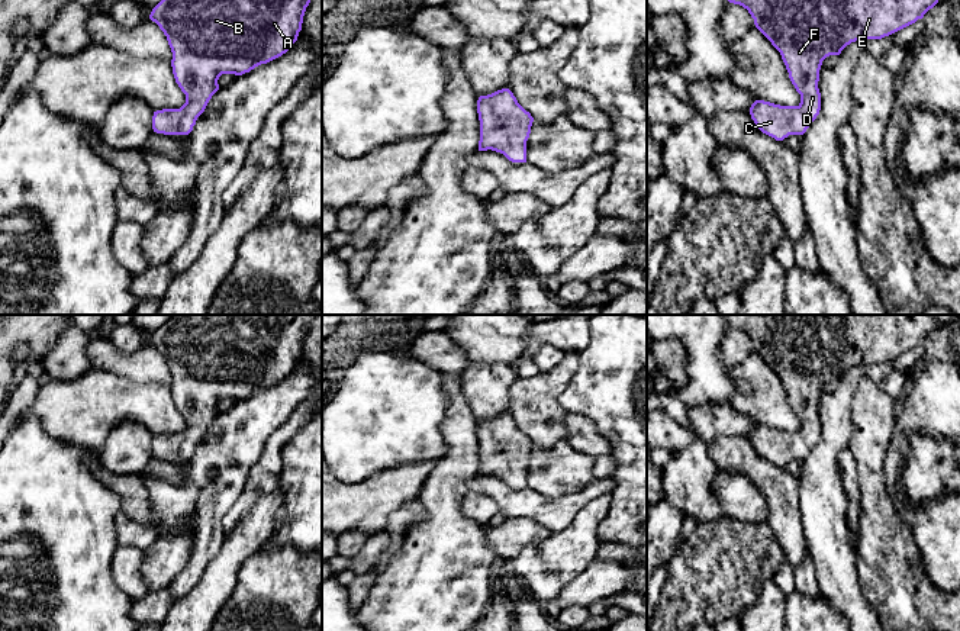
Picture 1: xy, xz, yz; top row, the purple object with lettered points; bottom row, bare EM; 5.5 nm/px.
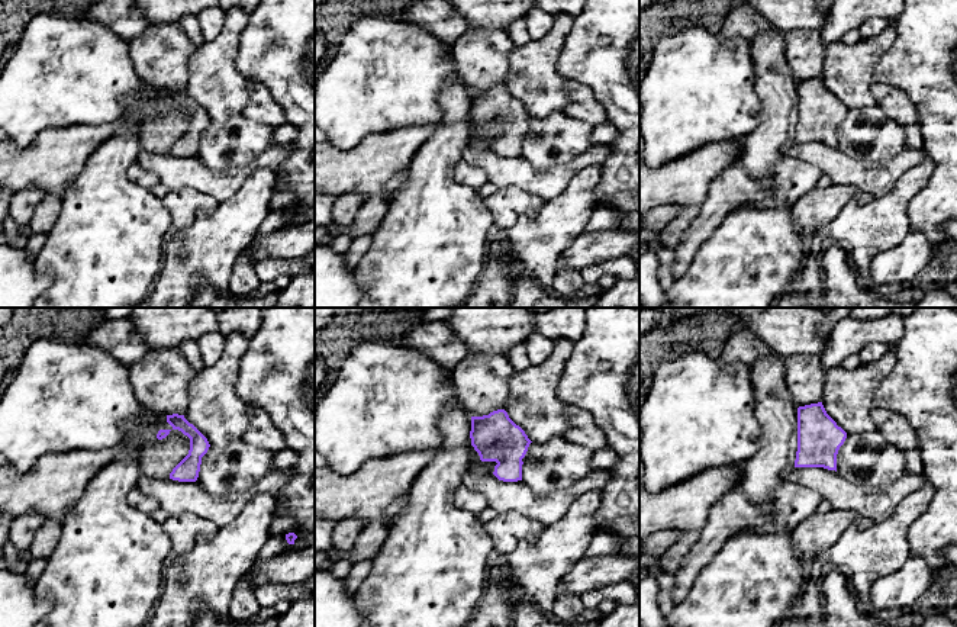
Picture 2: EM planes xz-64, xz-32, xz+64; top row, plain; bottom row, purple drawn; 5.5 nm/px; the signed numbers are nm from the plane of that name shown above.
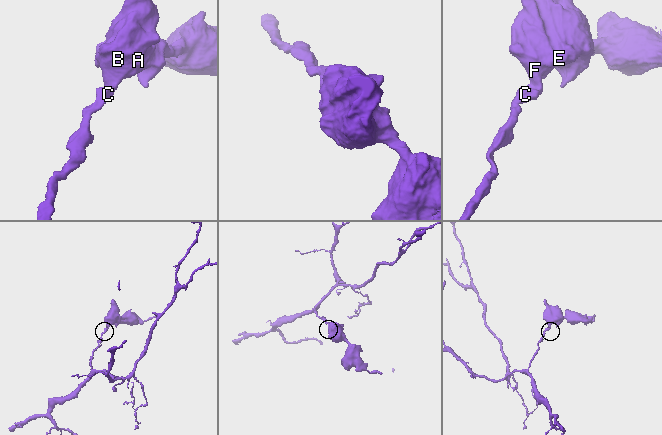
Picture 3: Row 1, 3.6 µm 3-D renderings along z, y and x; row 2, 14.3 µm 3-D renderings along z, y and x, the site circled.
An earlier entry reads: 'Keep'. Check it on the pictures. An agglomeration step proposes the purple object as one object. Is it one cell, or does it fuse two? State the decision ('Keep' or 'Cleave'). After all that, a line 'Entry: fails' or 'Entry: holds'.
Keep
Entry: holds

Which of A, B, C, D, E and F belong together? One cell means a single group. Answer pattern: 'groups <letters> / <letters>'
groups A B C D E F

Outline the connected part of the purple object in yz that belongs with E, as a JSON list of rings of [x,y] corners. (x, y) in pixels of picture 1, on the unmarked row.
[[[724,315],[729,328],[748,335],[756,352],[780,377],[789,403],[800,419],[798,431],[756,425],[750,432],[756,451],[776,466],[803,460],[821,435],[818,413],[822,386],[840,380],[851,367],[882,364],[922,344],[938,328],[931,315]]]

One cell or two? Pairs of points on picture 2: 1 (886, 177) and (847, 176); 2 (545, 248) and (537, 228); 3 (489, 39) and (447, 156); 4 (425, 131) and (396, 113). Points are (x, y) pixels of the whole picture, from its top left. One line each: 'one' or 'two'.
1: one
2: one
3: two
4: two

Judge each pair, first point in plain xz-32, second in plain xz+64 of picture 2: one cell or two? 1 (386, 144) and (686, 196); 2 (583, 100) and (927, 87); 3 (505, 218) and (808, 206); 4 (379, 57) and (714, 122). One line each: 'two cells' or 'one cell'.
1: one cell
2: two cells
3: one cell
4: one cell

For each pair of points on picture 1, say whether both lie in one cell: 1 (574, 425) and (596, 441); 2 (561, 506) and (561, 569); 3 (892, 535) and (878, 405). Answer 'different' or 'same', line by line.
1: same
2: different
3: same

